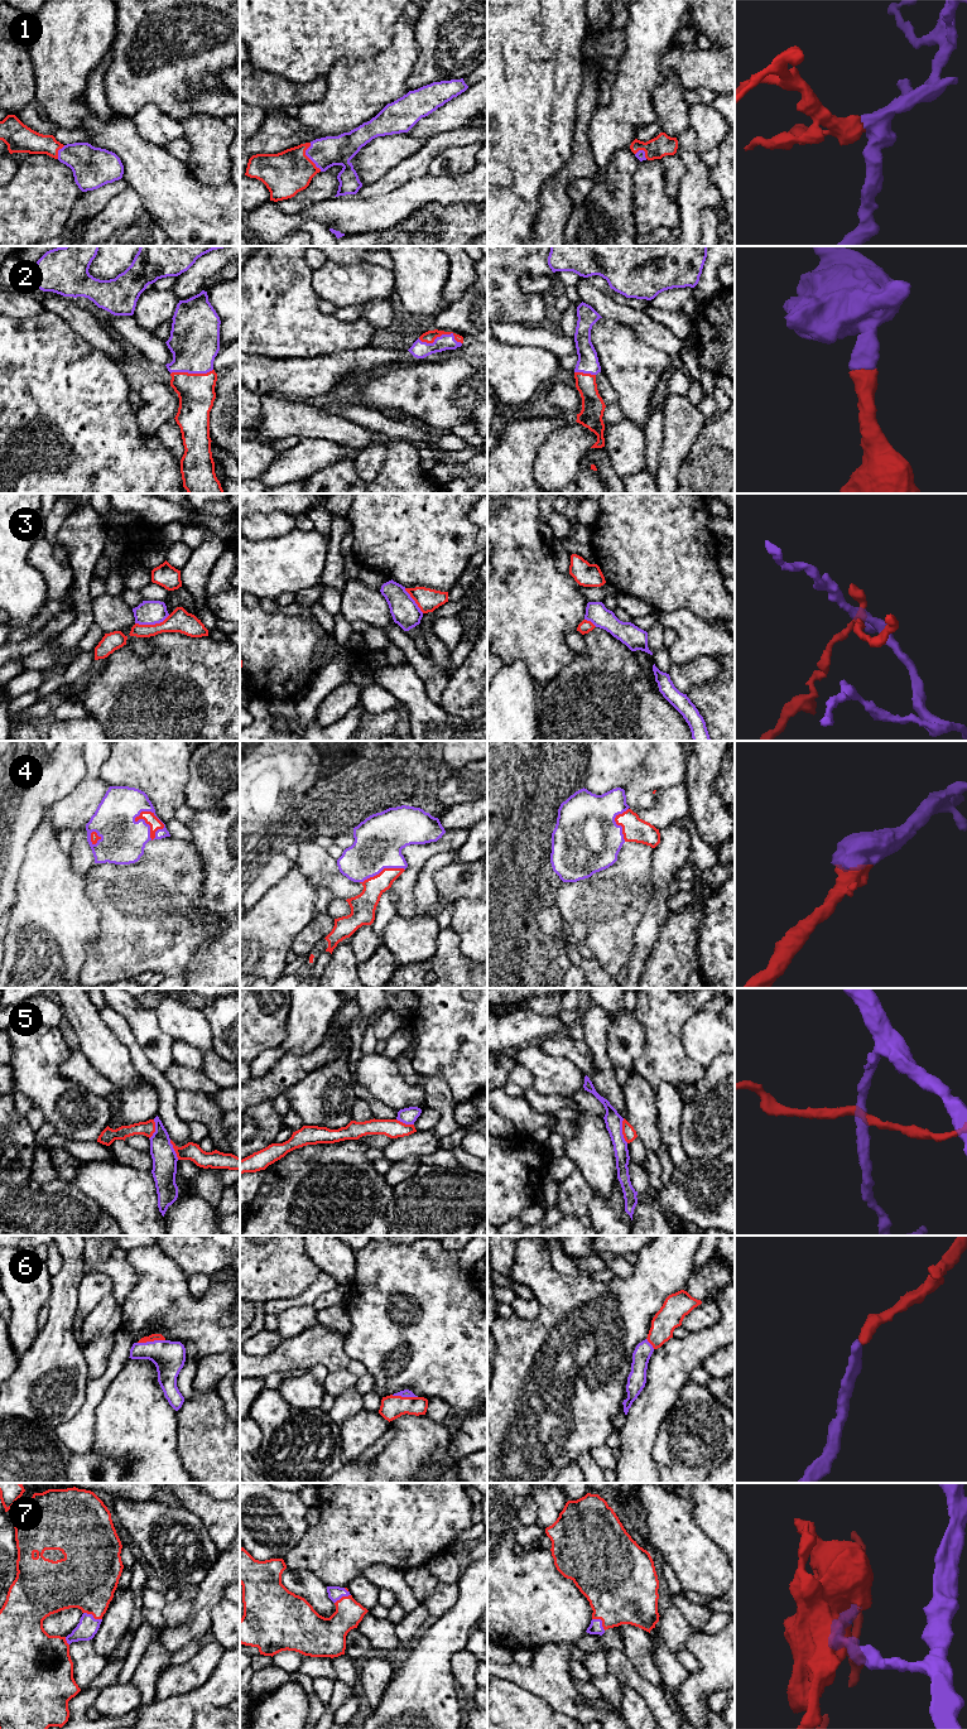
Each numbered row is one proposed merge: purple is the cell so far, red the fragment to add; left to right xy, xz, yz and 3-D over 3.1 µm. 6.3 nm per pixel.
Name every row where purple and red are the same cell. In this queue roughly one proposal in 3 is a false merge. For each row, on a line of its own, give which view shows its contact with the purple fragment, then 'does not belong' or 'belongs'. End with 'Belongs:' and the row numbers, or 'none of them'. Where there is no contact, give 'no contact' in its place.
1: contact in xz; belongs
2: contact in xz; belongs
3: contact in xy; does not belong
4: contact in xy; belongs
5: contact in yz; does not belong
6: contact in xy; belongs
7: contact in xy; belongs
Belongs: 1, 2, 4, 6, 7

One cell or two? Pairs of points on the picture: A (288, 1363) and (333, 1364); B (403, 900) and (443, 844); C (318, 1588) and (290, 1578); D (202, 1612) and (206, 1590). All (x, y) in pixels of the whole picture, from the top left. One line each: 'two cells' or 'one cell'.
A: one cell
B: one cell
C: one cell
D: one cell

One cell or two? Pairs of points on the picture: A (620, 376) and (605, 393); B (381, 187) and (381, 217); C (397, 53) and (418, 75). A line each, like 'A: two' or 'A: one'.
A: two
B: two
C: two

